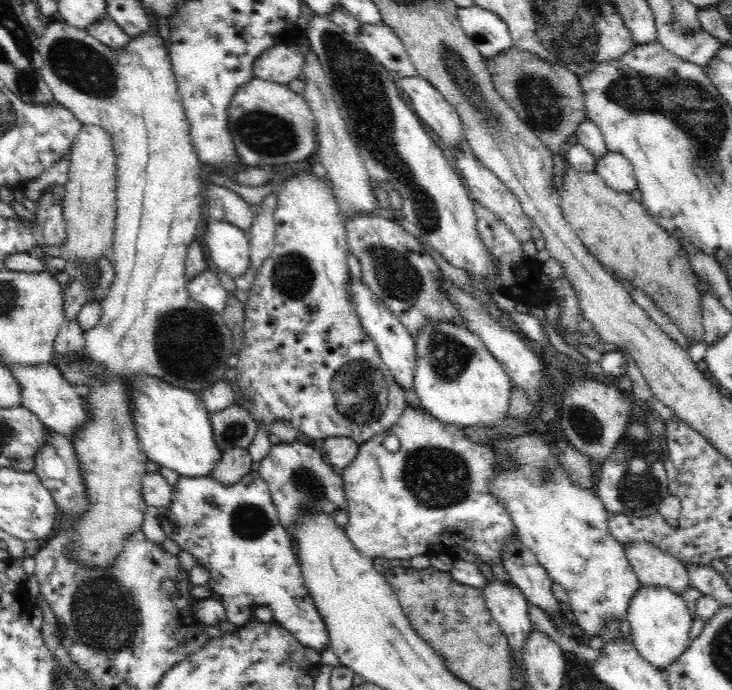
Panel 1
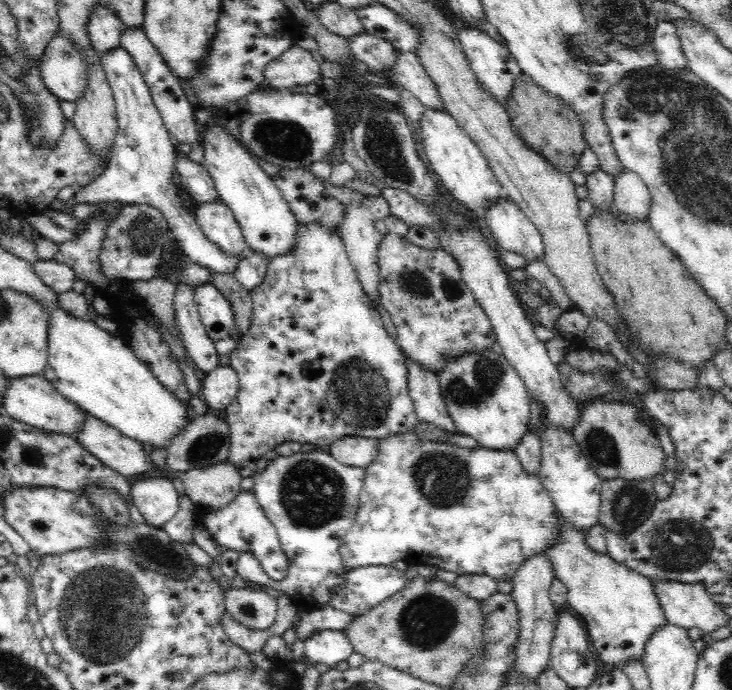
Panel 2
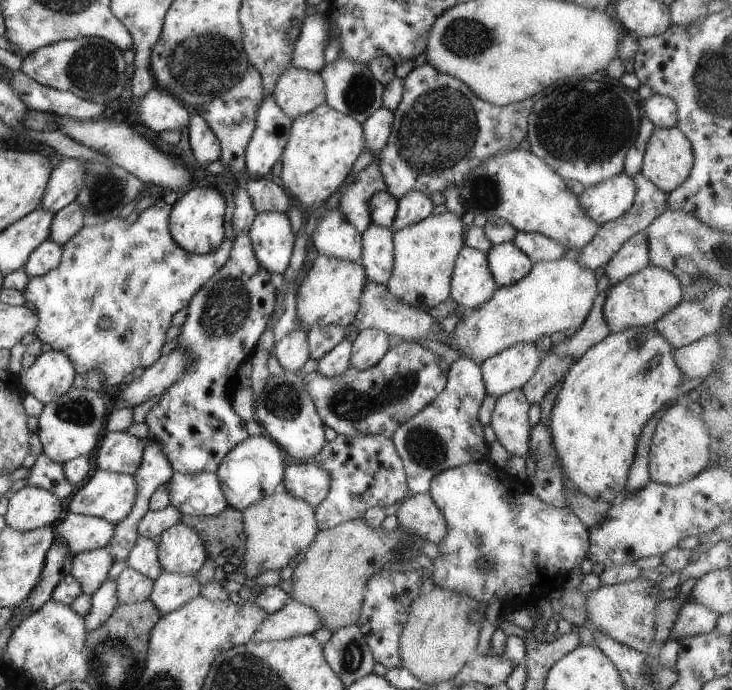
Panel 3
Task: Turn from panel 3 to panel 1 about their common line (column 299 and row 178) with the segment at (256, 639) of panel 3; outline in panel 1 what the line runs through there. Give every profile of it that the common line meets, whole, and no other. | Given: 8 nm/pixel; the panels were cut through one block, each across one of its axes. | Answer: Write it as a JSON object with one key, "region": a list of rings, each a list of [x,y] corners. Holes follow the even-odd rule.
{"region":[[[608,151],[602,158],[598,158],[595,172],[616,192],[632,192],[637,188],[633,166],[620,152]]]}

